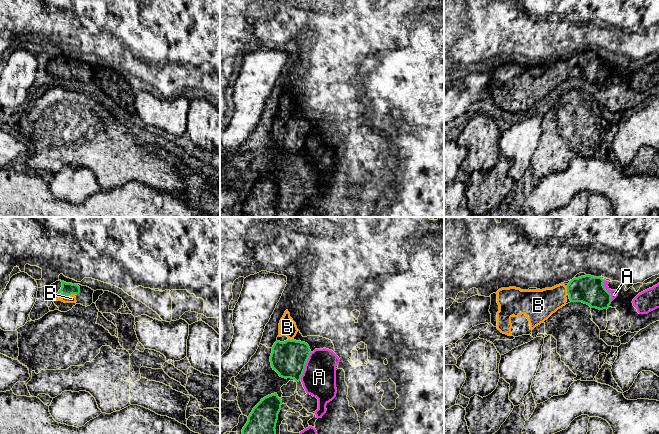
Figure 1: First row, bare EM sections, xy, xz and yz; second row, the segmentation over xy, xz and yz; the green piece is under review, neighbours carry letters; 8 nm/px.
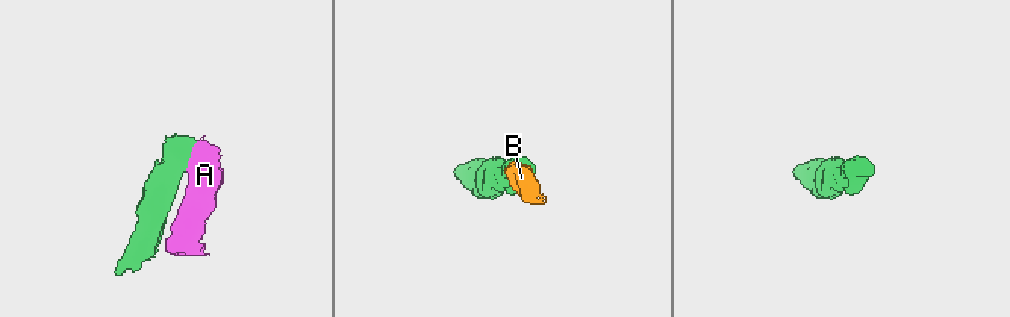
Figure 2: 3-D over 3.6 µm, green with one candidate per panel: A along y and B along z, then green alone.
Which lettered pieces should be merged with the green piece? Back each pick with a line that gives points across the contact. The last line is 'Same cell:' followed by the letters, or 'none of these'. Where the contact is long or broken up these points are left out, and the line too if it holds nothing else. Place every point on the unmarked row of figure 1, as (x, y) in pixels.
B: across xy (67, 65), (66, 72), (71, 74)
Same cell: B

